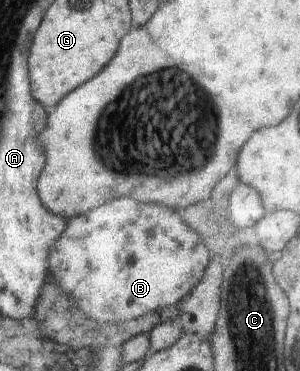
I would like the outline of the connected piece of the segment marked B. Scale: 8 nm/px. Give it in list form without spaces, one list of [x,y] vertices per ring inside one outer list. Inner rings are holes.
[[[116,198],[94,210],[68,218],[66,230],[50,250],[48,271],[50,280],[76,302],[82,313],[104,324],[154,314],[176,305],[198,286],[208,262],[210,256],[200,236],[182,222],[174,210],[162,204],[140,204],[132,198]]]

